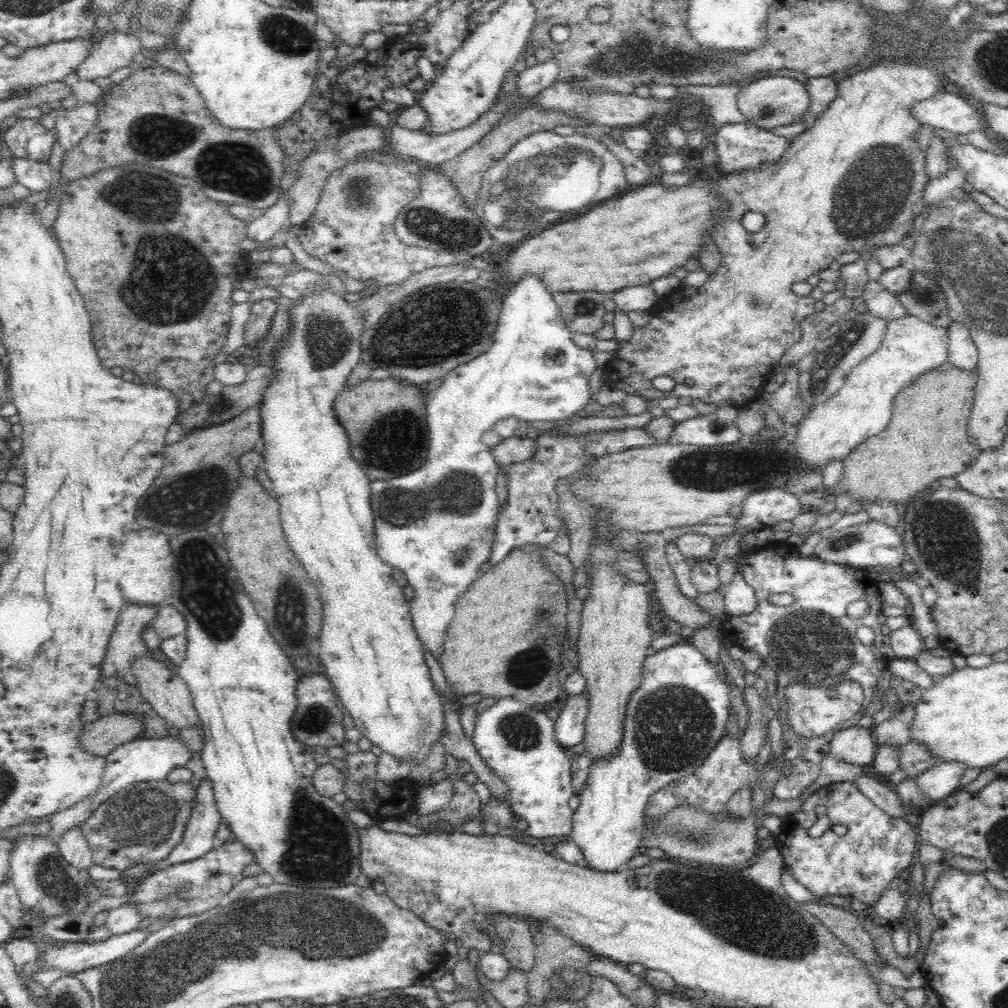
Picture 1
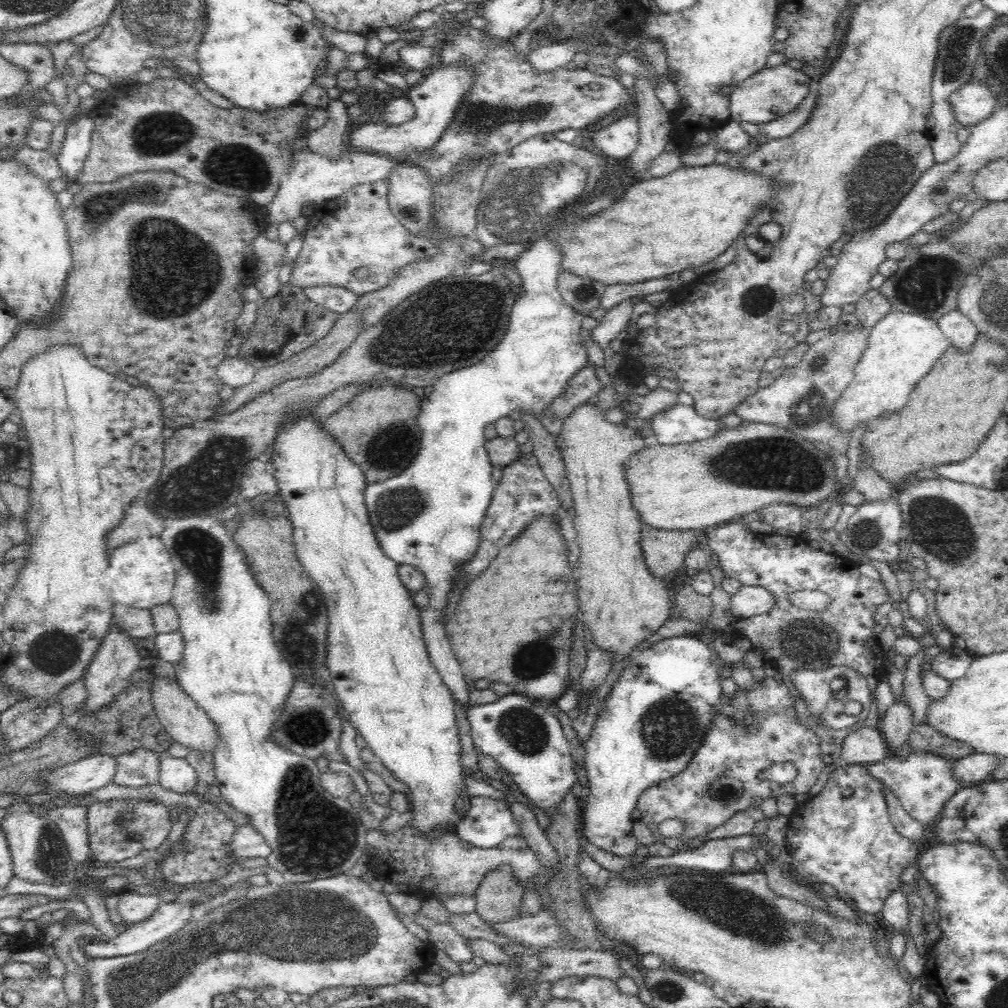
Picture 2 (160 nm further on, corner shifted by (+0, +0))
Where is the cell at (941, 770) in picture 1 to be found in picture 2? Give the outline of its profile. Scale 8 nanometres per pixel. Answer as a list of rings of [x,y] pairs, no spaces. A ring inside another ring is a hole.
[[[988,752],[970,753],[954,760],[953,772],[962,782],[962,787],[967,788],[994,779],[994,771],[1000,768],[1003,759],[1004,756]]]

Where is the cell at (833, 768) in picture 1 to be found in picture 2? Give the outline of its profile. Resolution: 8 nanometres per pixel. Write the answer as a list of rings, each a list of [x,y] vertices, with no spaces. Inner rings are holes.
[[[911,750],[907,756],[899,754],[883,758],[880,762],[867,765],[867,771],[879,778],[886,787],[898,798],[904,810],[930,830],[940,818],[944,805],[953,798],[963,786],[953,772],[954,759],[943,754],[934,754],[925,750]]]

